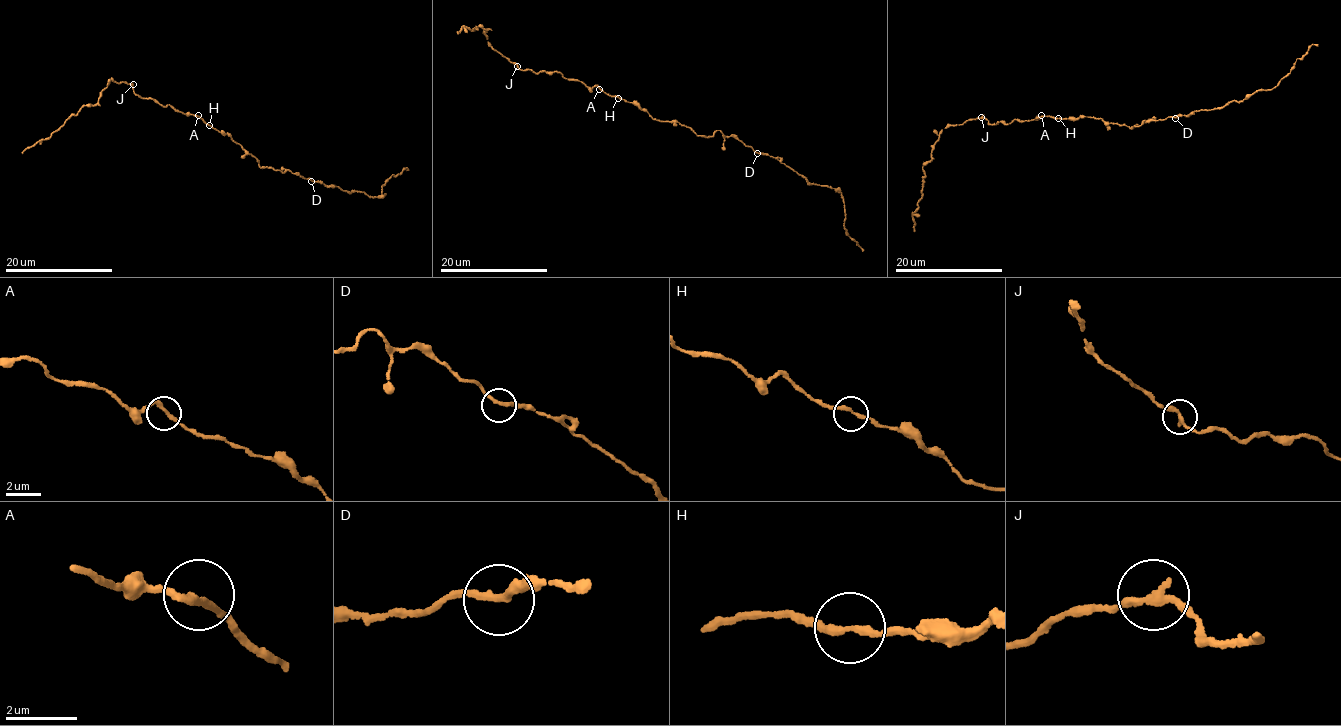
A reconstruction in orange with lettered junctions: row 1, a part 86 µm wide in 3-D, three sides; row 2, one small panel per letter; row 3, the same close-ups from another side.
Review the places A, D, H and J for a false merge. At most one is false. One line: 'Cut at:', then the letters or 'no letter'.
Cut at: no letter

